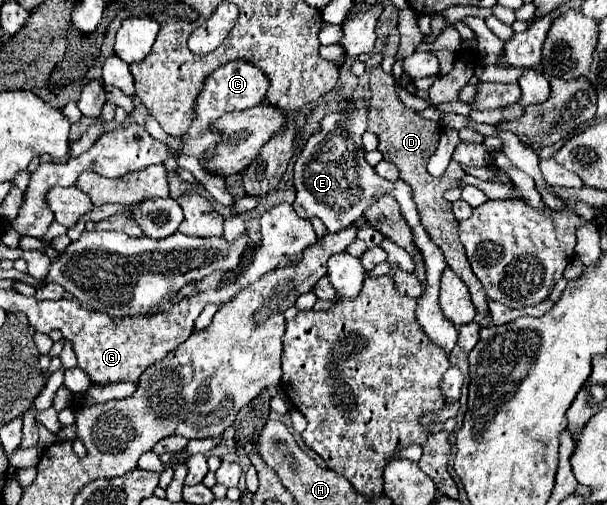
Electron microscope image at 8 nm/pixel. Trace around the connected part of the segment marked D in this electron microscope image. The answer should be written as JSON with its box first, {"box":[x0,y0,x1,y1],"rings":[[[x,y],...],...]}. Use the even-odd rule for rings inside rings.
{"box":[367,65,489,317],"rings":[[[375,65],[371,69],[371,99],[369,99],[369,125],[367,129],[373,131],[379,137],[379,151],[383,153],[385,161],[391,161],[397,165],[399,169],[399,177],[411,187],[413,191],[413,199],[417,203],[417,211],[419,211],[419,219],[423,229],[429,233],[431,241],[443,251],[447,265],[463,279],[463,283],[469,287],[471,293],[471,301],[477,309],[477,313],[481,317],[489,317],[489,307],[487,307],[487,295],[485,289],[481,285],[481,281],[475,277],[475,273],[469,267],[467,255],[465,255],[465,247],[461,245],[459,237],[457,237],[457,219],[451,211],[453,203],[445,199],[445,193],[449,189],[461,187],[461,177],[465,177],[463,167],[451,159],[447,171],[441,177],[433,177],[427,171],[427,161],[429,157],[435,153],[437,143],[441,139],[441,127],[435,121],[427,121],[423,117],[419,117],[413,109],[405,107],[401,103],[401,99],[395,93],[395,79],[391,75],[387,75],[379,65]]]}

